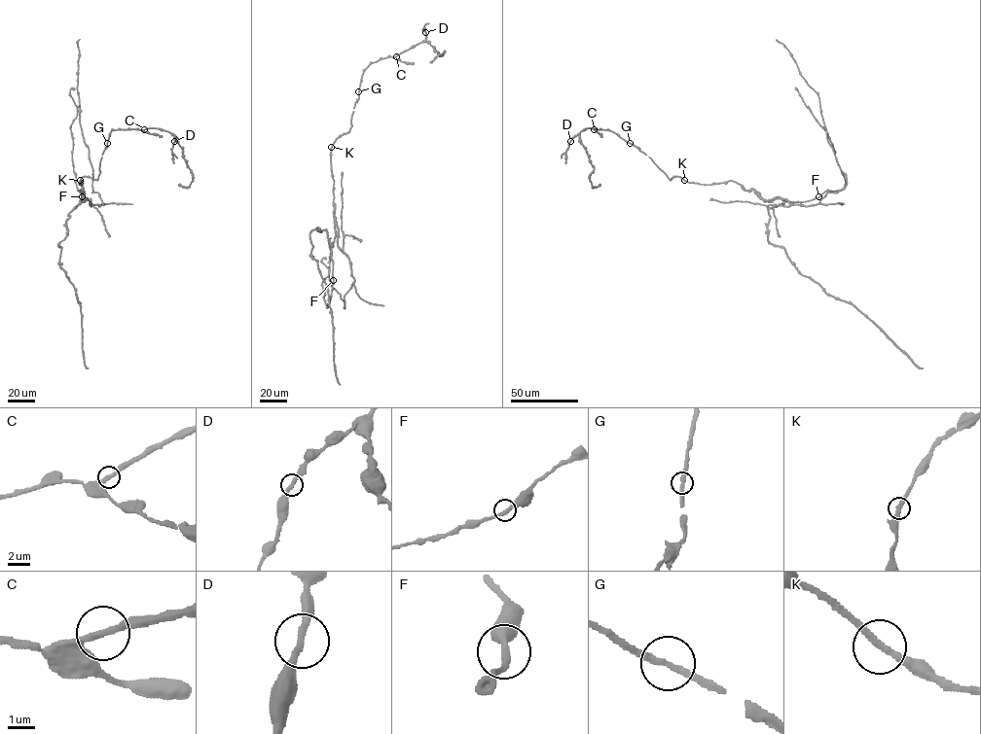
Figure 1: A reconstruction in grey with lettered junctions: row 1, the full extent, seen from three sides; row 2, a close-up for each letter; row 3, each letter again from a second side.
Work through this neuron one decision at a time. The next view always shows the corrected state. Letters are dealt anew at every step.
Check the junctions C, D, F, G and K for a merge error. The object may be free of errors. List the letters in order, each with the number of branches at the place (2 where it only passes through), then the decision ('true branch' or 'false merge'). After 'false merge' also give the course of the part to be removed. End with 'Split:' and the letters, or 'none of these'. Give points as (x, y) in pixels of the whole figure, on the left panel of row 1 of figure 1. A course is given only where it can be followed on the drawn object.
C: 2 | true branch
D: 2 | true branch
F: 2 | true branch
G: 2 | true branch
K: 2 | true branch
Split: none of these

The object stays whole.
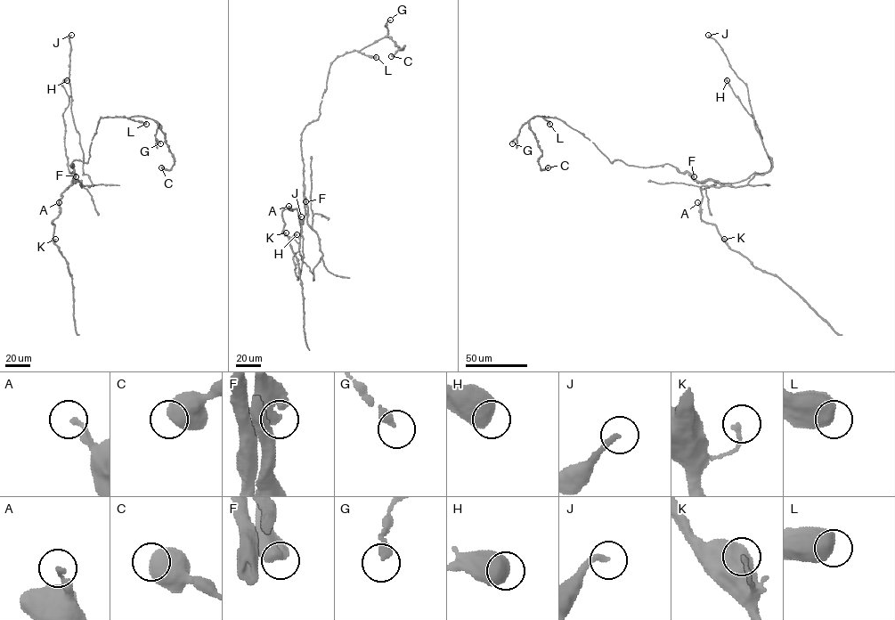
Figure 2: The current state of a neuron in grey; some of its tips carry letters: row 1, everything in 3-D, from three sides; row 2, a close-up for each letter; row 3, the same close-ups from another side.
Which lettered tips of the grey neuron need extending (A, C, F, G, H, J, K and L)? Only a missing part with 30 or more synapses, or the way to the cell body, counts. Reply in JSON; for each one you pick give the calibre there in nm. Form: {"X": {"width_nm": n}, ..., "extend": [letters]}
{"extend": []}

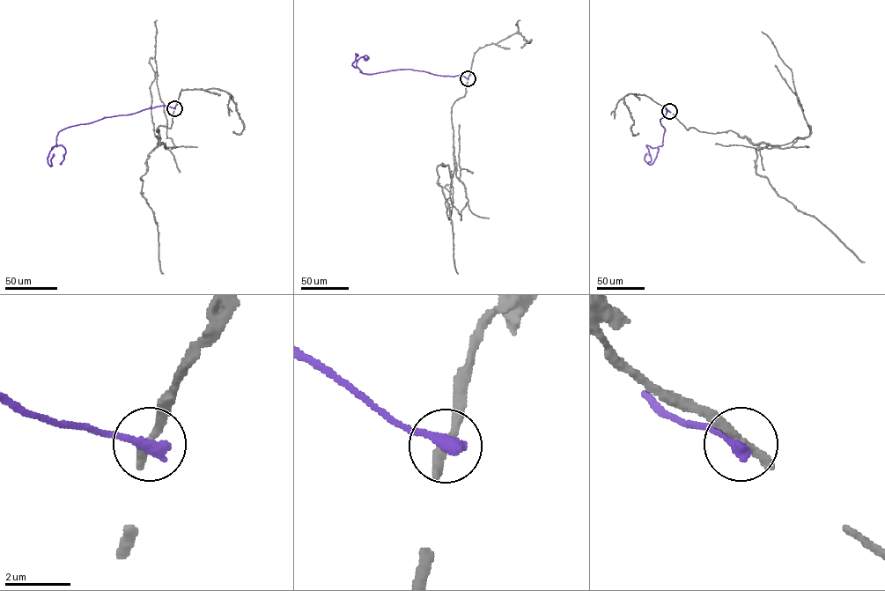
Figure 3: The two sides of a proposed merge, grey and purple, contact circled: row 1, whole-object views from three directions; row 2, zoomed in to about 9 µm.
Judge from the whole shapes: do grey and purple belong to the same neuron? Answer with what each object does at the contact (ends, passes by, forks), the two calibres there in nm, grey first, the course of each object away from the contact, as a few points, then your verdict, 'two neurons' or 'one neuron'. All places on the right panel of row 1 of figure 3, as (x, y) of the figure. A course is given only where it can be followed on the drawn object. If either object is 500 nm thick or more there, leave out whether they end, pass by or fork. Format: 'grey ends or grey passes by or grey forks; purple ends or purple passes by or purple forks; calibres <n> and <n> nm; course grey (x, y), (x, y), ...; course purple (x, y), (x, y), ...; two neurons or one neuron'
grey ends; purple ends; calibres 320 and 440 nm; course grey (669, 112), (688, 129), (732, 130), (756, 144), (764, 142), (766, 145), (755, 151), (755, 173), (865, 262); course purple (669, 112), (666, 109), (660, 120), (665, 129), (662, 145), (646, 145), (651, 158), (648, 162); two neurons

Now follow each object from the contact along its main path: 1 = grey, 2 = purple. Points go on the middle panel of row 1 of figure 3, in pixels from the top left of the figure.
1: (468, 78), (465, 95), (452, 108), (453, 173), (447, 165), (437, 167), (438, 183), (448, 204), (458, 274)
2: (468, 78), (411, 69), (365, 74), (357, 66), (360, 57), (368, 58), (364, 57)

